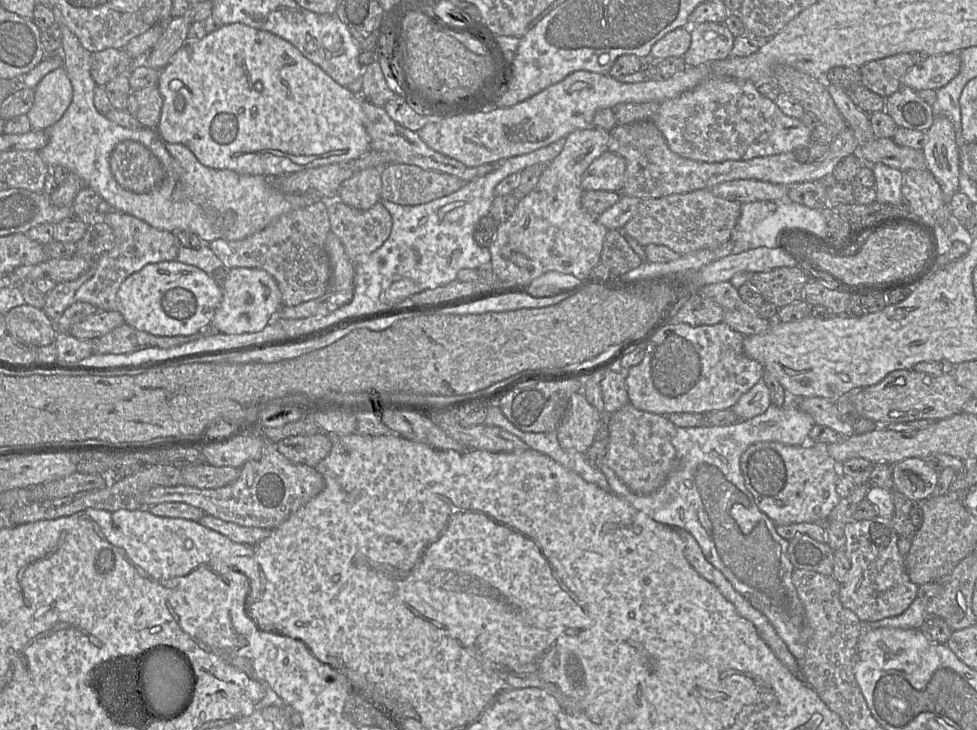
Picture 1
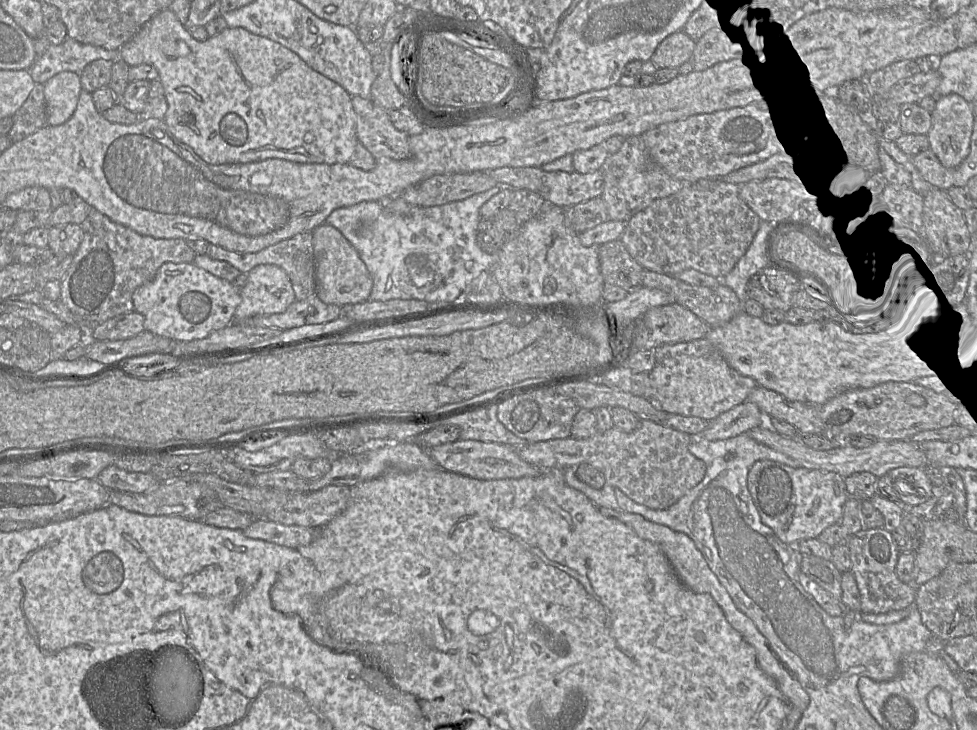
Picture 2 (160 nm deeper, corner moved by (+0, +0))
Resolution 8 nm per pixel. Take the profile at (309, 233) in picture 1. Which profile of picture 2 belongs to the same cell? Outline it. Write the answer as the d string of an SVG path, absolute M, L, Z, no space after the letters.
M303 232L268 246L261 251L241 253L230 251L223 247L210 244L208 254L211 258L227 261L236 267L241 273L248 273L255 266L260 264L273 264L282 268L288 275L297 301L304 300L316 294L315 282L315 258L313 248L313 232Z

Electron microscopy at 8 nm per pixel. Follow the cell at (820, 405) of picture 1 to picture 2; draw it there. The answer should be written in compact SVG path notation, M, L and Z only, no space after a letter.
M757 385L747 401L756 404L762 413L793 425L800 435L824 434L825 428L818 416L818 406L790 401L776 391Z

